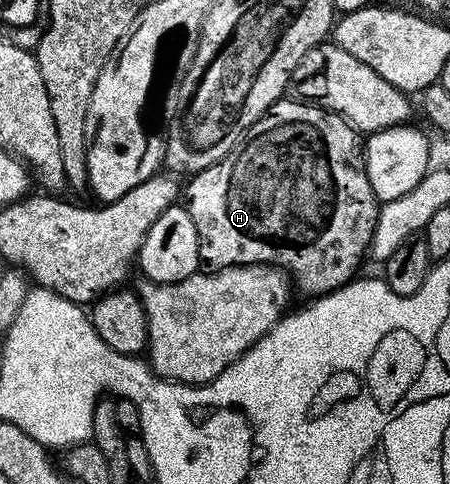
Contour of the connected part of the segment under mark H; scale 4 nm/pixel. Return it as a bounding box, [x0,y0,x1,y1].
[185,96,380,296]

